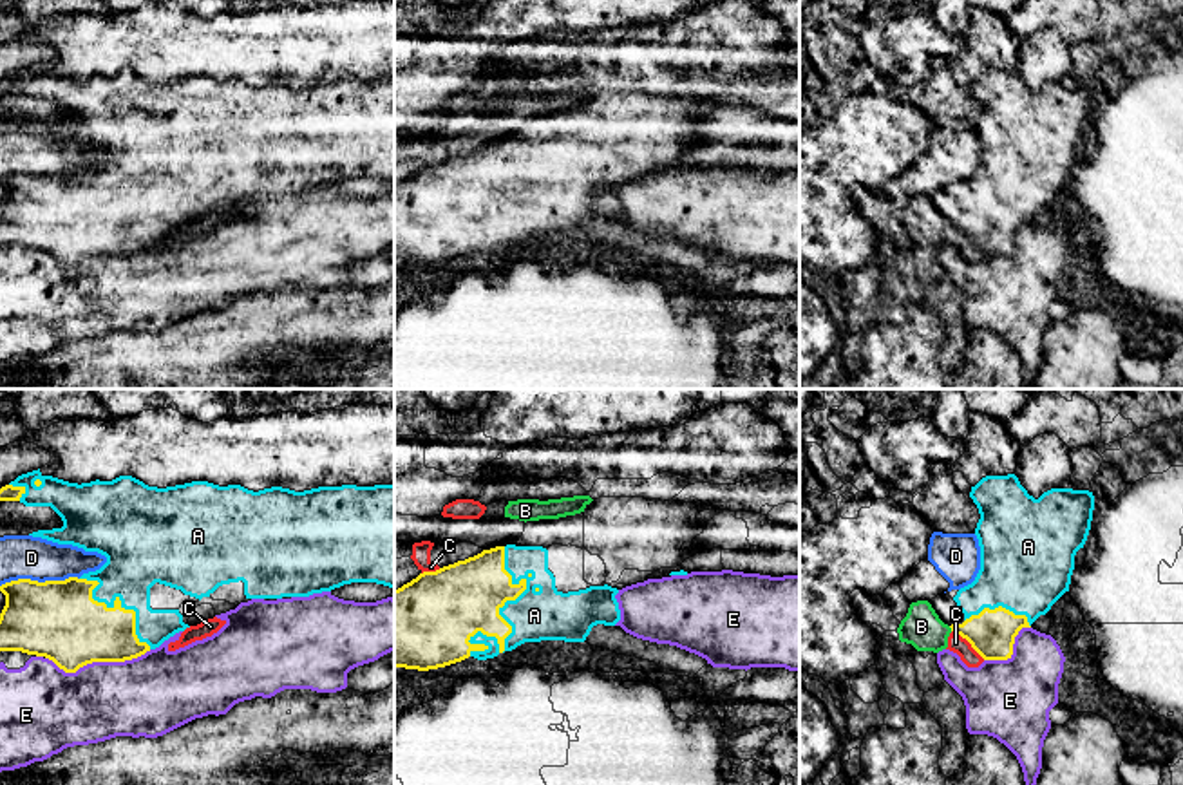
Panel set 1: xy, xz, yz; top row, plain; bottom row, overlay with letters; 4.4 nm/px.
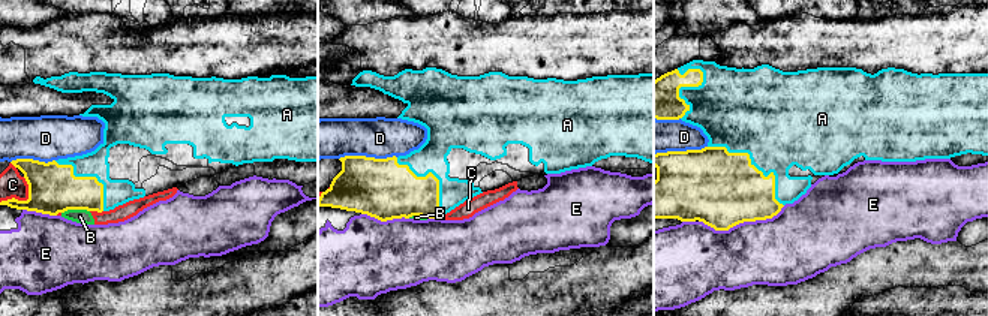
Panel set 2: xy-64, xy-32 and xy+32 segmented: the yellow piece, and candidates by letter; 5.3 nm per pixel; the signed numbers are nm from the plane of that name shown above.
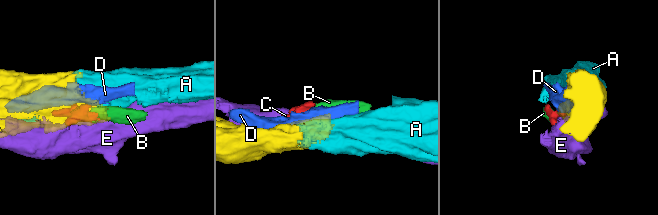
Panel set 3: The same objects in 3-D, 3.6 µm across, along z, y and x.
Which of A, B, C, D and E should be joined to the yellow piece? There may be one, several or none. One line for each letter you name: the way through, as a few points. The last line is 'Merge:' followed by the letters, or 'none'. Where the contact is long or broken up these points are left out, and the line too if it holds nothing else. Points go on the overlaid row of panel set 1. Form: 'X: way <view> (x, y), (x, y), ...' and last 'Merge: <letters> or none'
Merge: A

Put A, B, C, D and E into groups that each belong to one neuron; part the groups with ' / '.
A / B C / D / E

